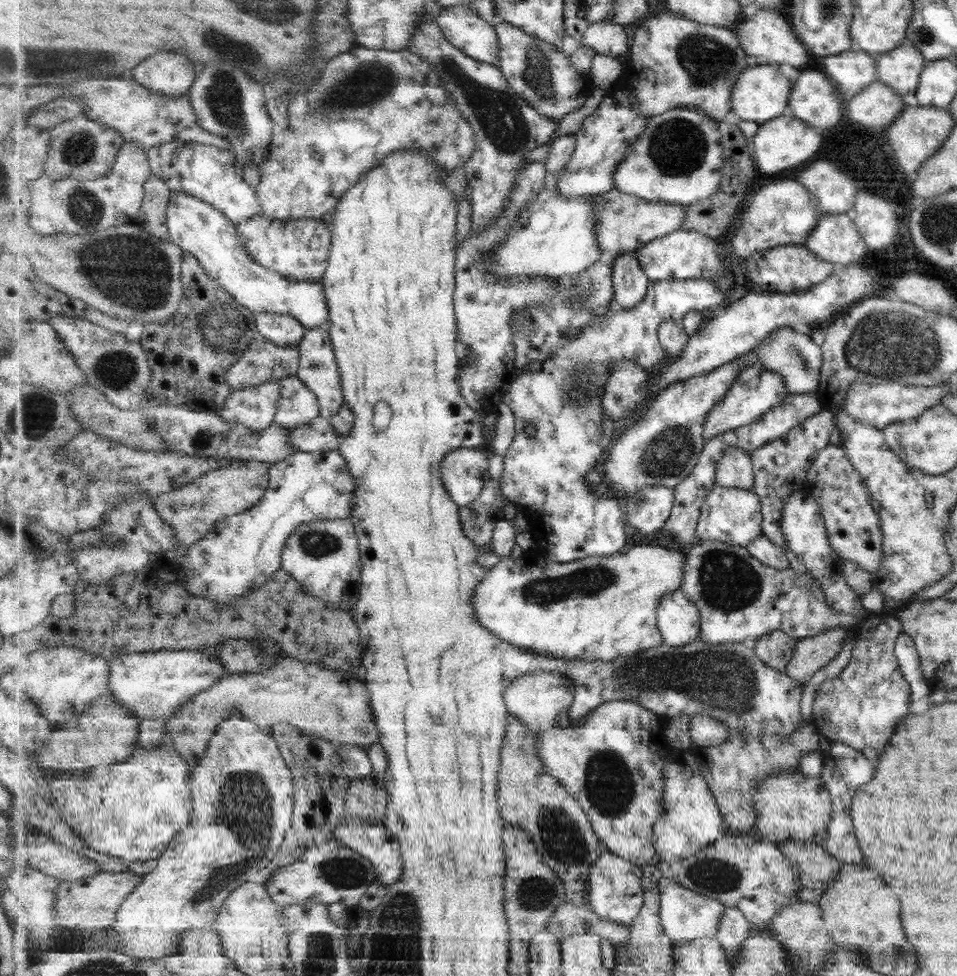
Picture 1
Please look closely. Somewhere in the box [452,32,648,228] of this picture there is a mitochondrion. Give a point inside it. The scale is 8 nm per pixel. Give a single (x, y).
(537, 67)

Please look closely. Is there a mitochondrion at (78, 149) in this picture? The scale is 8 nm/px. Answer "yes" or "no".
yes

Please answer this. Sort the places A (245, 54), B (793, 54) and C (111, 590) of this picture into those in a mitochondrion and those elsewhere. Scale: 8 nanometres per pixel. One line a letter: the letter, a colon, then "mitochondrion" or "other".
A: mitochondrion
B: other
C: other

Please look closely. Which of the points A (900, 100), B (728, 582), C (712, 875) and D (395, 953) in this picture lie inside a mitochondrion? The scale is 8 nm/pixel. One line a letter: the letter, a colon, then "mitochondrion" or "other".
A: other
B: mitochondrion
C: mitochondrion
D: mitochondrion

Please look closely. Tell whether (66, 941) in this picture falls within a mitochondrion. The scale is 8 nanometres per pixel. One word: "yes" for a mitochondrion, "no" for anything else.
yes

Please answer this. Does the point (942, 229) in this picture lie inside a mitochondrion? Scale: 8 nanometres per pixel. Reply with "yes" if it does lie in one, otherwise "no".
yes

